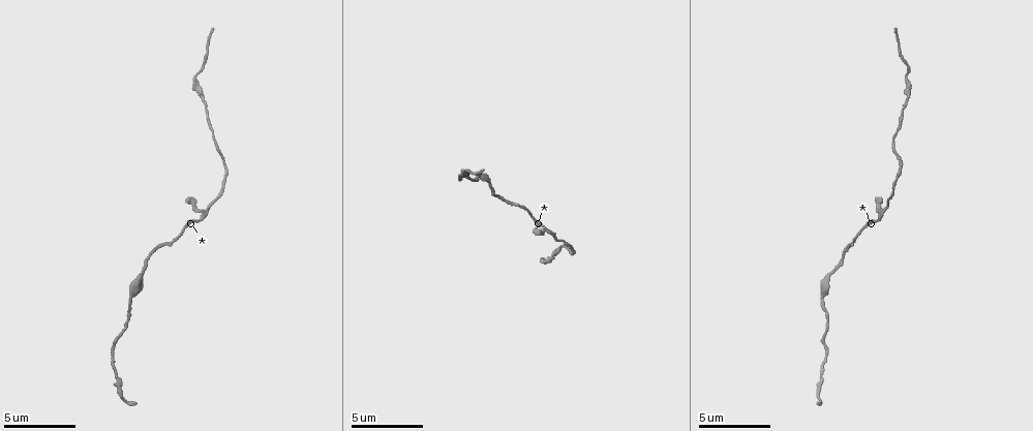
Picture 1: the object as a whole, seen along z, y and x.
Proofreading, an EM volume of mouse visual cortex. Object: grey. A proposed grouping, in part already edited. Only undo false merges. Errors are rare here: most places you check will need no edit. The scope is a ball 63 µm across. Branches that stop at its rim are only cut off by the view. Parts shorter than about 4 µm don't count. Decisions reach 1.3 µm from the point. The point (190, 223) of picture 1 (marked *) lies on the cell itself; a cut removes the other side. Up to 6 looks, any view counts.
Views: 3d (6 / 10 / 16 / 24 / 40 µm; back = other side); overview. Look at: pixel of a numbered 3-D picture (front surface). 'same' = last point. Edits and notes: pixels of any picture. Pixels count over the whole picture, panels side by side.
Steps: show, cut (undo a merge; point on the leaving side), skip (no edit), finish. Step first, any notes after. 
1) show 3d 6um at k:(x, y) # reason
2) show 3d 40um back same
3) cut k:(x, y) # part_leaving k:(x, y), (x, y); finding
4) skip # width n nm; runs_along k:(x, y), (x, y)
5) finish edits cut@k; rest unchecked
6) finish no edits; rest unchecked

show 3d 10um at 1:(884, 210) # side arm on a straight run

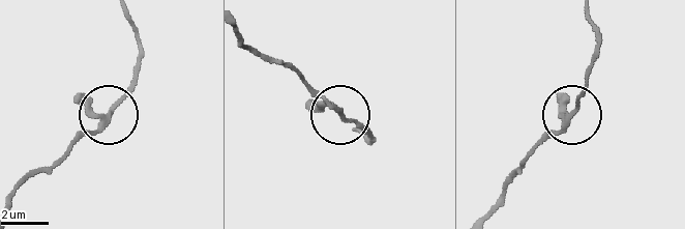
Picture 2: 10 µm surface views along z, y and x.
skip # width 180 nm; continuous, no second cell

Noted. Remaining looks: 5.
show 3d 10um at 1:(906, 108) # calibre changes

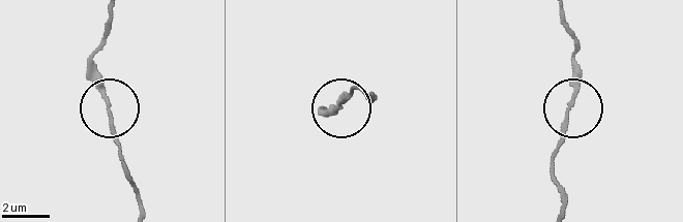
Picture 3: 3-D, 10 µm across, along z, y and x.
show 3d 6um at 3:(338, 107)

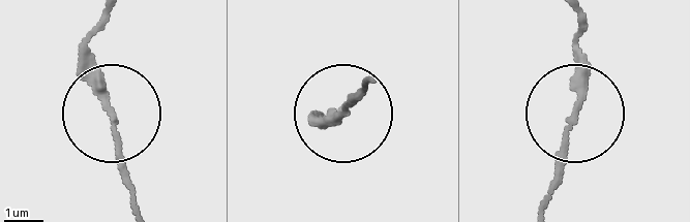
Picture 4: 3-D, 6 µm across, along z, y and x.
skip # one cell here

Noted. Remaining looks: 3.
show 3d 10um at 1:(822, 296) # thick turns thin

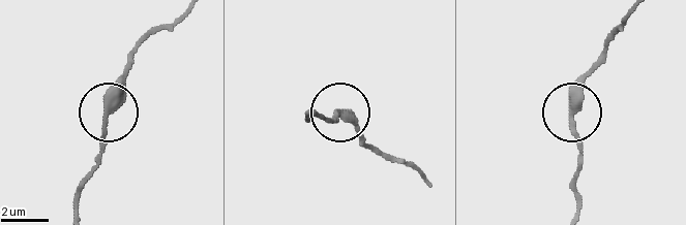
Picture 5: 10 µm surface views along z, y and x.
skip # runs_along 5:(627, 17), (579, 94), (573, 129), (579, 169); one cell here

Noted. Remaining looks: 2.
finish no edits; rest unchecked

